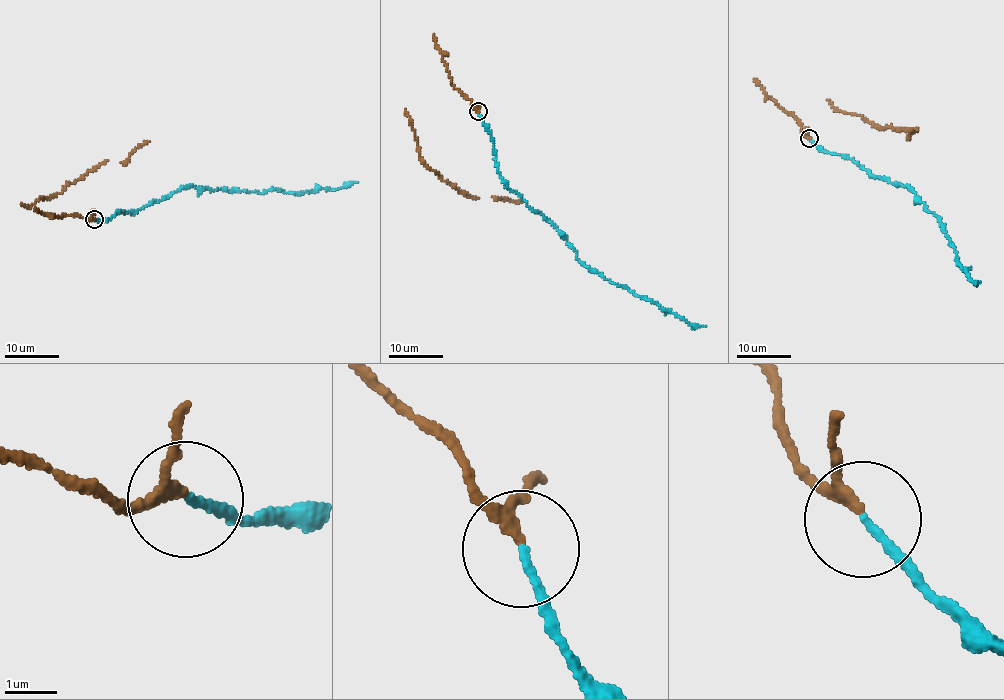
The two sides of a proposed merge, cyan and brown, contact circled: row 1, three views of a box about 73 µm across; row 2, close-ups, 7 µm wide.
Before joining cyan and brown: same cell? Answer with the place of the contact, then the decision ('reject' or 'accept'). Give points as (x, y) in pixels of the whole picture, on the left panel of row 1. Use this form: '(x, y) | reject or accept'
(94, 219) | accept

